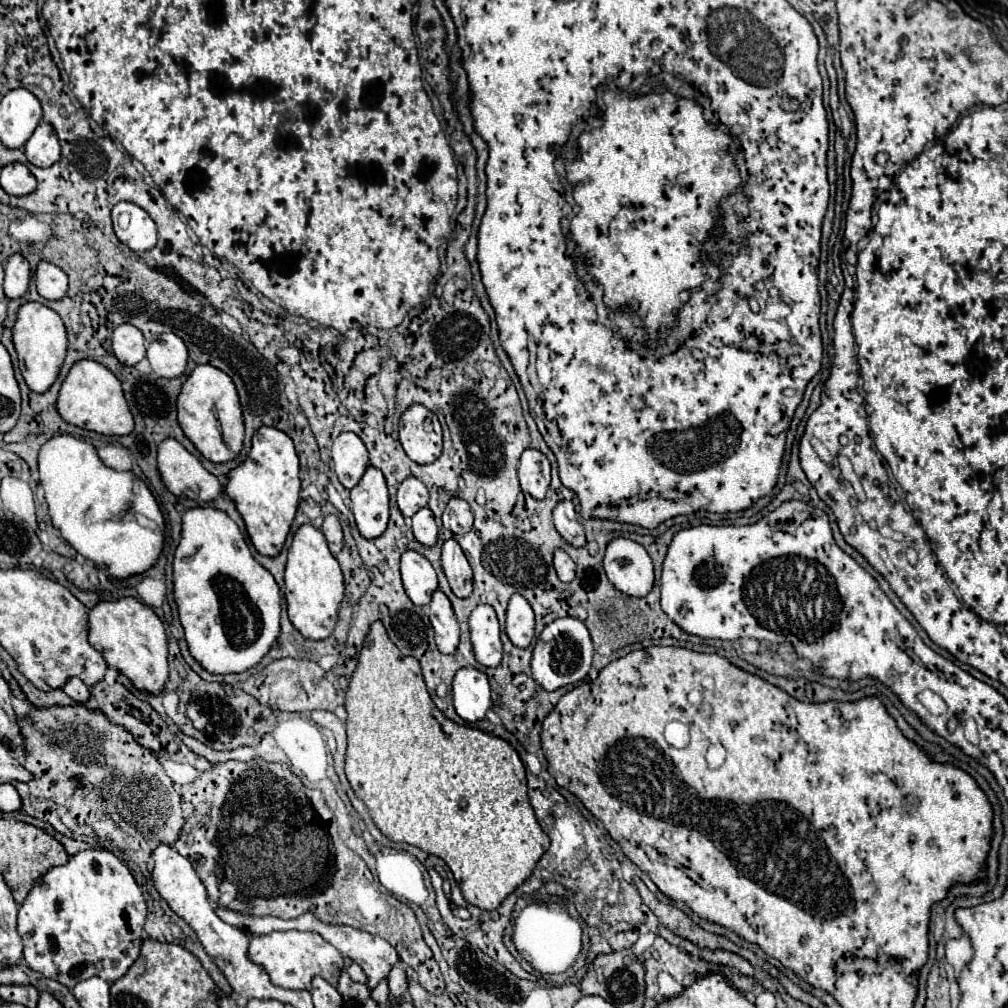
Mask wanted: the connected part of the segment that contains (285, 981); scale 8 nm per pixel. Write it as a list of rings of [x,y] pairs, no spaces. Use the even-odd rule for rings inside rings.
[[[271,931],[267,935],[255,935],[249,939],[247,955],[253,963],[261,965],[273,985],[285,989],[311,989],[313,975],[321,975],[331,985],[337,985],[339,973],[343,971],[341,953],[327,943],[321,935],[309,931]]]

